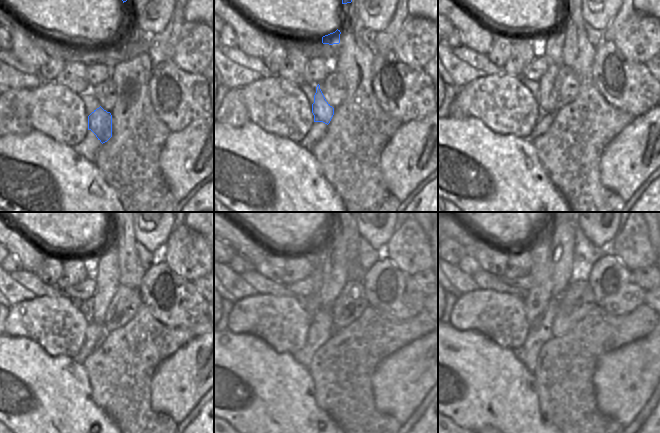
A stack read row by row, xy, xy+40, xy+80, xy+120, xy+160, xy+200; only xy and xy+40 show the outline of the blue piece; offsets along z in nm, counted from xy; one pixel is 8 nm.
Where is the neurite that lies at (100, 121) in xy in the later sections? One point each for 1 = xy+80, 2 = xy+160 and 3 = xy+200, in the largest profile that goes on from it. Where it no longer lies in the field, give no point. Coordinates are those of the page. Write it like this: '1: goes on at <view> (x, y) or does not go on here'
1: goes on at xy+80 (555, 36)
2: goes on at xy+160 (334, 260)
3: goes on at xy+200 (563, 241)

